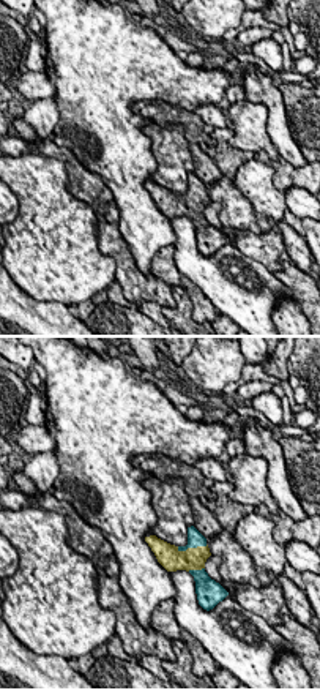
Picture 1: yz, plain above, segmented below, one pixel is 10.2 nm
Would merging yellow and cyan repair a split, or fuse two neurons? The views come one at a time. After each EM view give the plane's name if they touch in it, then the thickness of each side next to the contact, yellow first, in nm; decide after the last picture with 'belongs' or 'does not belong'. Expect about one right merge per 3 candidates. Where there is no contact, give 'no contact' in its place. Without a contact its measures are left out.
yz | 240/160 nm

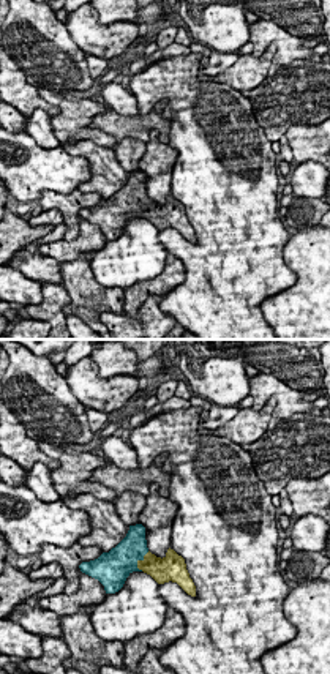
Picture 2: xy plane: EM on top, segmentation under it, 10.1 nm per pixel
xy | 240/320 nm

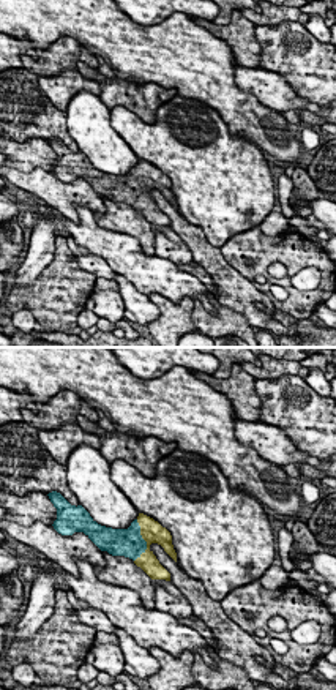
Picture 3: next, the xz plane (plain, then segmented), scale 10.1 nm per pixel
xz | 220/280 nm

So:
belongs

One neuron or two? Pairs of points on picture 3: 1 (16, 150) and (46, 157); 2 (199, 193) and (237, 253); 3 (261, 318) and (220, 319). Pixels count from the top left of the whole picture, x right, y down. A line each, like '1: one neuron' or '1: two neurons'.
1: one neuron
2: two neurons
3: two neurons

